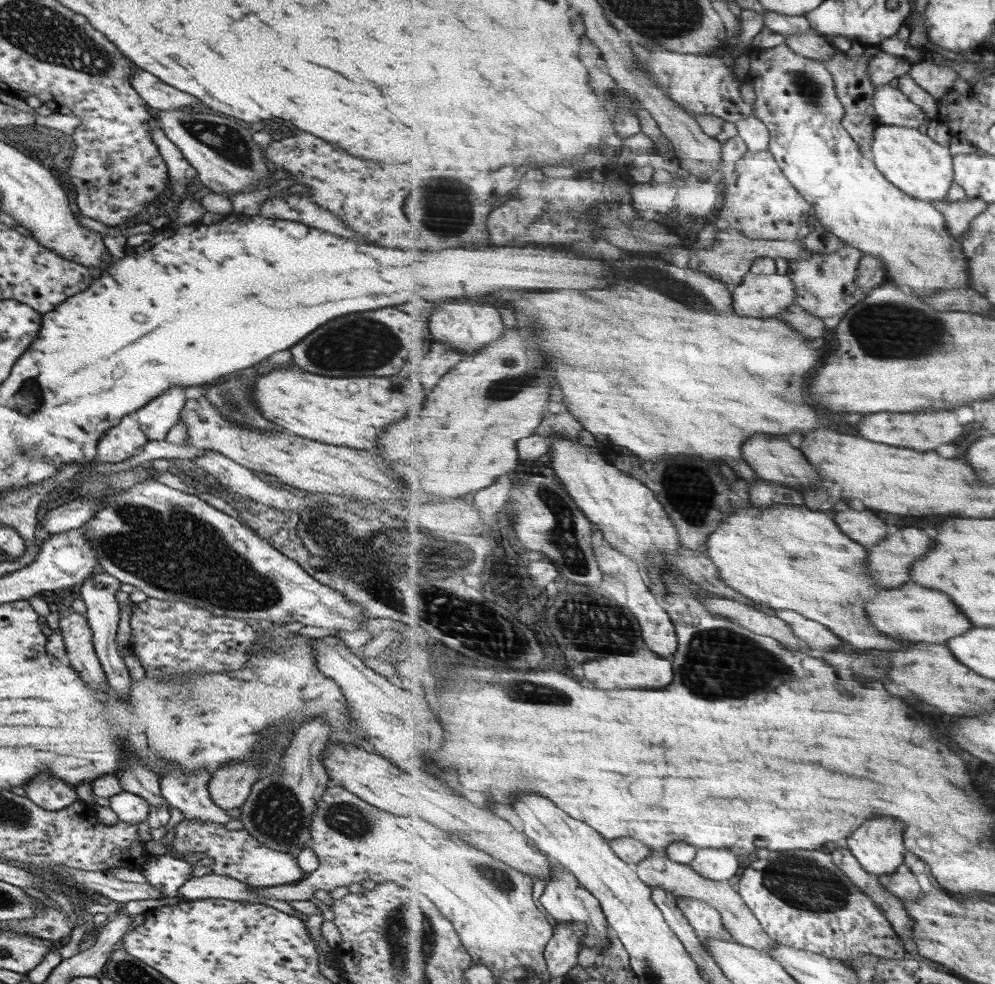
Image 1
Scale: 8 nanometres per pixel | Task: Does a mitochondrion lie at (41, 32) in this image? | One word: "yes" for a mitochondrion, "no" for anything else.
yes

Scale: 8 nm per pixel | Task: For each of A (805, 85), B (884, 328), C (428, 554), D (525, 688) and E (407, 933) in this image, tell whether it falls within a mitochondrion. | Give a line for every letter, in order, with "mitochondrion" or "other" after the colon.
A: mitochondrion
B: mitochondrion
C: mitochondrion
D: mitochondrion
E: mitochondrion

